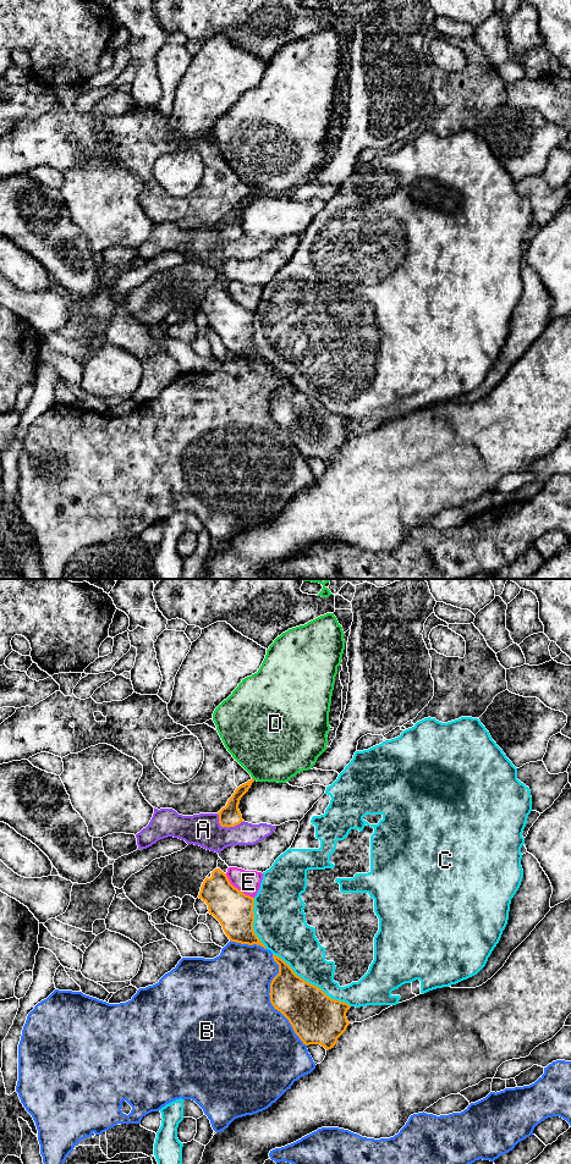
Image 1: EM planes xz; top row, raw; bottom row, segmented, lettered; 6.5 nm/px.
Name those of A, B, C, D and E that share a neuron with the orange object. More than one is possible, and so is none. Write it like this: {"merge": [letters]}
{"merge": []}

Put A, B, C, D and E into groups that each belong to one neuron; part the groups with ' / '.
A / B / C / D / E

